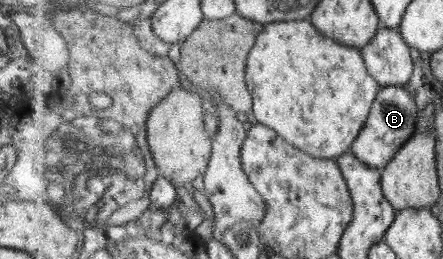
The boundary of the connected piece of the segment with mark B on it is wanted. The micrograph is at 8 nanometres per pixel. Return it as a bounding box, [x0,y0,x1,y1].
[351,86,419,170]

